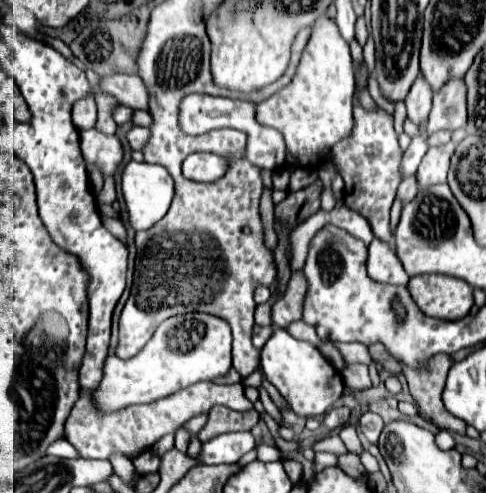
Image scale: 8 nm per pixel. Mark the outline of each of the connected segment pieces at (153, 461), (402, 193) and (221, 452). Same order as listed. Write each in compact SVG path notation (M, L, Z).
M146 450L144 454L140 454L140 456L134 460L134 468L136 468L136 472L140 472L140 474L146 474L146 472L158 472L160 460L158 460L158 456L156 456L154 452Z
M412 174L412 178L406 178L400 188L398 188L398 198L402 198L402 202L408 202L412 200L412 196L418 192L418 180L416 176Z
M228 432L202 444L202 464L236 464L256 446L250 432Z

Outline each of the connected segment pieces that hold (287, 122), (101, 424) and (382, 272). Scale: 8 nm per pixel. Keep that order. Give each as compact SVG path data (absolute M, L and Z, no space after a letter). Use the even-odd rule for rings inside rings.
M326 14L320 16L310 40L302 52L298 70L292 82L258 104L258 122L274 126L286 140L286 162L294 168L316 168L320 164L320 152L332 148L336 142L352 132L352 102L354 102L354 66L348 42L344 42L336 22Z
M198 382L180 390L168 398L160 398L150 404L142 406L128 406L120 412L102 414L92 404L92 392L82 390L80 400L74 404L68 420L66 420L66 434L64 438L78 450L82 458L108 458L112 452L120 452L124 456L150 448L156 440L166 434L172 434L178 426L188 422L192 416L208 412L212 406L222 404L232 410L248 410L252 402L244 396L242 384L212 384L212 382Z
M374 238L372 244L368 246L368 276L376 282L404 284L404 286L410 280L390 244L380 242L378 238Z

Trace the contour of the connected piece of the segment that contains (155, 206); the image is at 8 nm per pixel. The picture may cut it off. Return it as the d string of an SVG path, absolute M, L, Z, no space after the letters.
M130 162L122 174L122 192L124 192L124 200L128 206L130 222L132 222L134 230L148 230L152 224L156 224L168 212L172 196L174 196L174 182L172 182L172 176L168 174L168 170L158 164Z

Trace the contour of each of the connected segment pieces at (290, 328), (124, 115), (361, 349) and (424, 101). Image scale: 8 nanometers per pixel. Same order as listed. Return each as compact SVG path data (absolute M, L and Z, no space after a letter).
M296 320L296 322L292 322L292 324L288 324L286 326L286 332L290 332L292 336L296 336L298 340L306 340L306 342L310 342L310 344L322 344L322 340L316 336L316 332L312 330L312 326L308 326L308 324L304 324L302 320Z
M118 106L118 108L114 110L114 120L116 120L116 124L118 124L118 126L122 126L122 124L130 122L130 120L132 120L132 116L134 116L134 110L132 110L132 108L128 108L128 106Z
M334 344L338 346L338 350L342 352L342 356L346 358L348 364L370 364L372 358L370 358L370 352L366 346L362 344Z
M418 74L416 82L412 84L412 90L408 92L406 98L406 106L408 106L408 116L414 124L420 124L422 120L428 118L432 106L432 88L428 86L428 82L424 82L422 74Z

